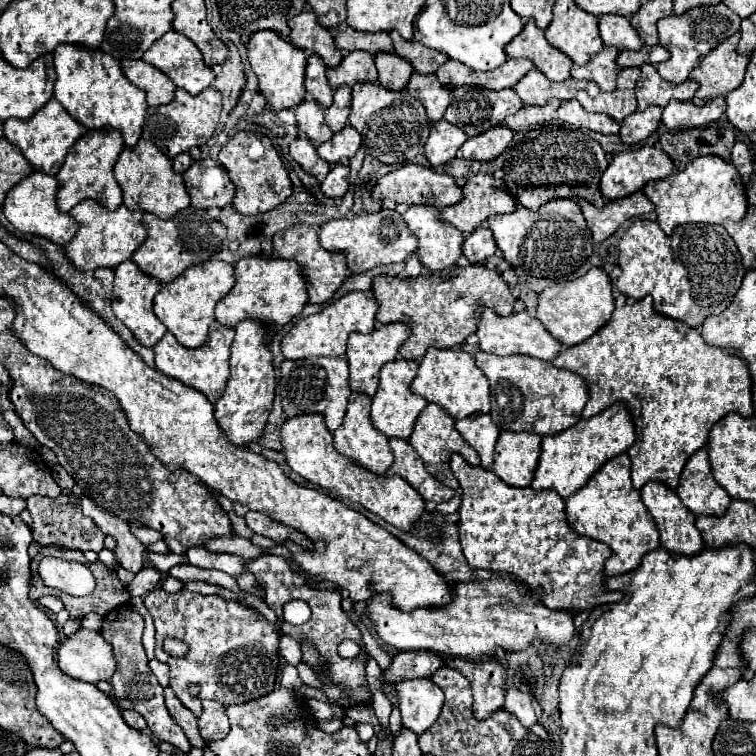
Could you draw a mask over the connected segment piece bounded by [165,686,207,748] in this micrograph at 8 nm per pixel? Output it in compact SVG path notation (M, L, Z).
M169 686L165 688L165 704L167 704L167 708L169 708L169 714L175 718L175 722L183 728L183 732L185 732L185 736L189 738L191 746L205 748L207 744L205 744L205 740L201 738L201 734L199 734L199 730L197 730L197 718L195 718L195 714L193 714L189 708L181 706L181 700L173 694L173 690L171 690Z

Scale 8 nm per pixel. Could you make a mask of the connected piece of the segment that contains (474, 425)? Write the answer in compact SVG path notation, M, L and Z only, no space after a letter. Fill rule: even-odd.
M471 414L467 418L461 418L457 420L457 430L477 450L481 466L489 470L493 464L495 442L499 438L499 428L493 424L491 414Z

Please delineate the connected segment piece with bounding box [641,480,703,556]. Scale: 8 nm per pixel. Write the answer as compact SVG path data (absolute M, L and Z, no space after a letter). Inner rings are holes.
M649 480L641 488L641 498L643 498L643 504L647 506L649 514L653 516L653 520L657 524L657 530L661 536L661 546L665 550L675 552L675 554L683 554L683 556L693 556L693 554L703 550L703 538L699 534L699 530L695 528L695 514L687 510L687 506L681 502L681 498L677 496L675 490L671 490L663 482Z

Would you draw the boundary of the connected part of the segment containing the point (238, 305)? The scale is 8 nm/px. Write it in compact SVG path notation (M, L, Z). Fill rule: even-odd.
M245 256L235 264L235 286L221 298L215 306L215 318L229 328L235 328L237 322L253 318L265 322L273 328L273 334L279 332L293 316L297 316L307 304L307 282L299 262L271 256Z

